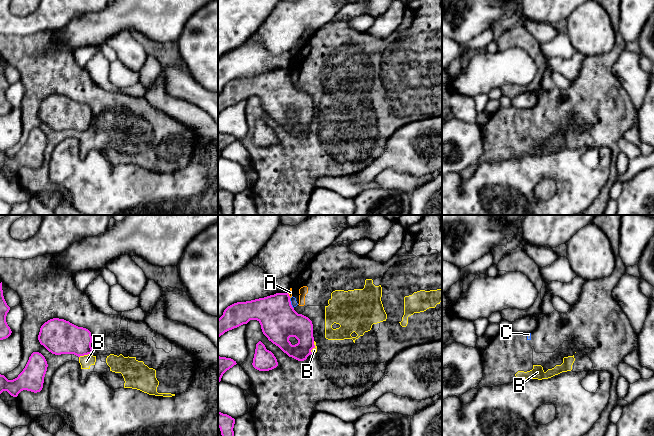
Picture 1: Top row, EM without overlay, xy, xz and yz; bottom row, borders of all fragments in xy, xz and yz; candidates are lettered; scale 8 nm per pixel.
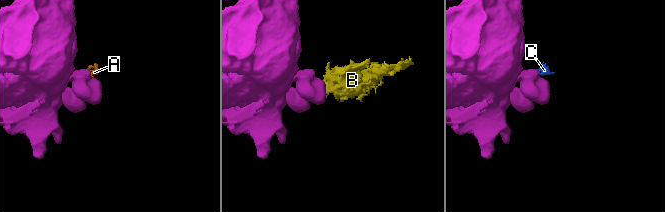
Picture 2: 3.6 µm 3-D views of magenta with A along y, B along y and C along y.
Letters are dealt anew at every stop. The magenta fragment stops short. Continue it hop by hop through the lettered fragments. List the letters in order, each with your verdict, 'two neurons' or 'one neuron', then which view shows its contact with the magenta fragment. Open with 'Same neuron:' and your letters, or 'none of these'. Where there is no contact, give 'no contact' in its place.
Same neuron: none of these
A: two neurons; meets magenta in xz
B: two neurons; meets magenta in xy
C: two neurons; meets magenta in xz

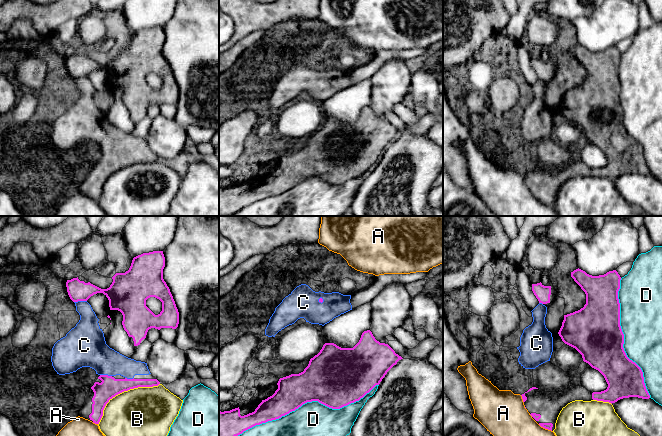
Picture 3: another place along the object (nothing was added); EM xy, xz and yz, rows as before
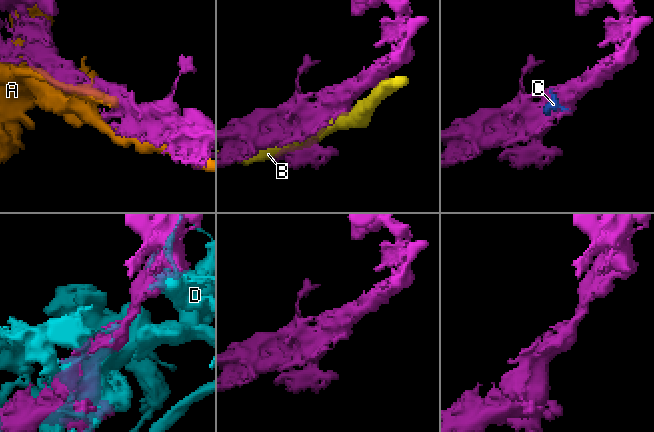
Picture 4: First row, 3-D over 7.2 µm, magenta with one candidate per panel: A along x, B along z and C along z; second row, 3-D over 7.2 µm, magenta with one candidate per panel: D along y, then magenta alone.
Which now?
Same neuron: C
A: two neurons; meets magenta in xy
B: two neurons; meets magenta in xy
C: one neuron; meets magenta in xy
D: two neurons; meets magenta in xz

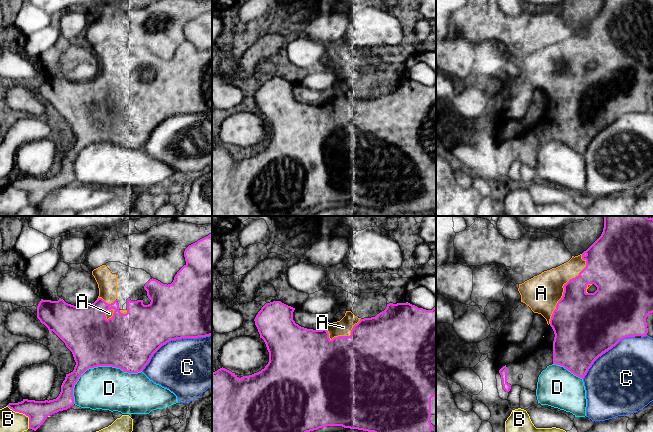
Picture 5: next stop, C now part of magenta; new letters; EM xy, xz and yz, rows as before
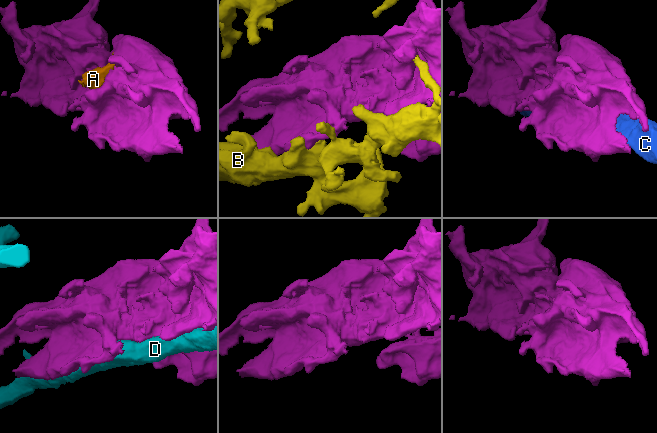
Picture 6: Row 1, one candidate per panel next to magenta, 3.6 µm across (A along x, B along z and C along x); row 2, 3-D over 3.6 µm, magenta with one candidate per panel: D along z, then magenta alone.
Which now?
Same neuron: A
A: one neuron; meets magenta in yz
B: two neurons; meets magenta in xy
C: two neurons; meets magenta in xy
D: two neurons; meets magenta in xy

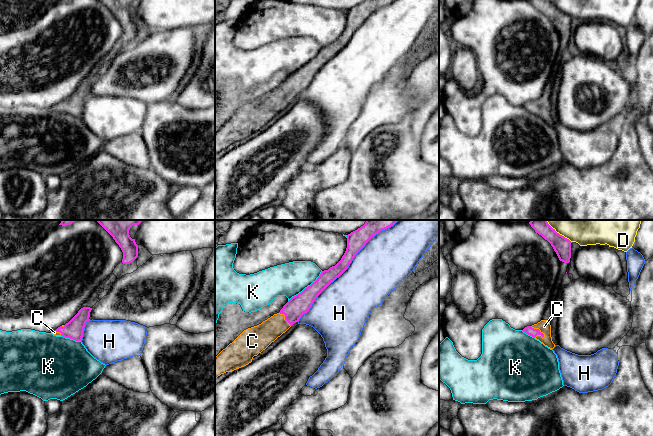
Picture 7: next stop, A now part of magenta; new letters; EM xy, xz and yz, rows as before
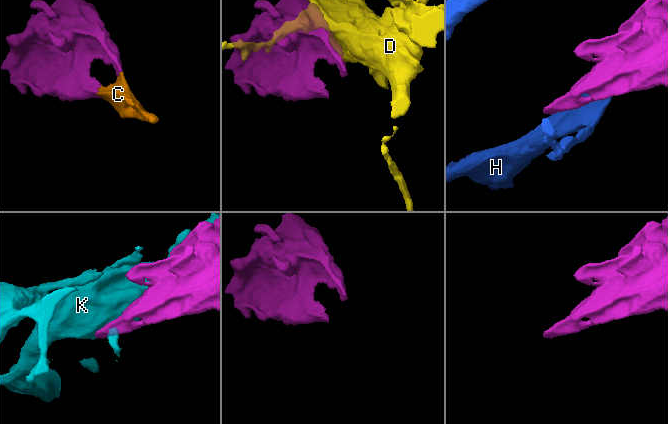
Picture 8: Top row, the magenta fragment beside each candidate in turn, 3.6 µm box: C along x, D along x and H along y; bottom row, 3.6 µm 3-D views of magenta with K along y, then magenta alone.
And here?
Same neuron: C
C: one neuron; meets magenta in yz
D: two neurons; meets magenta in yz
H: two neurons; meets magenta in xz
K: two neurons; meets magenta in xz

